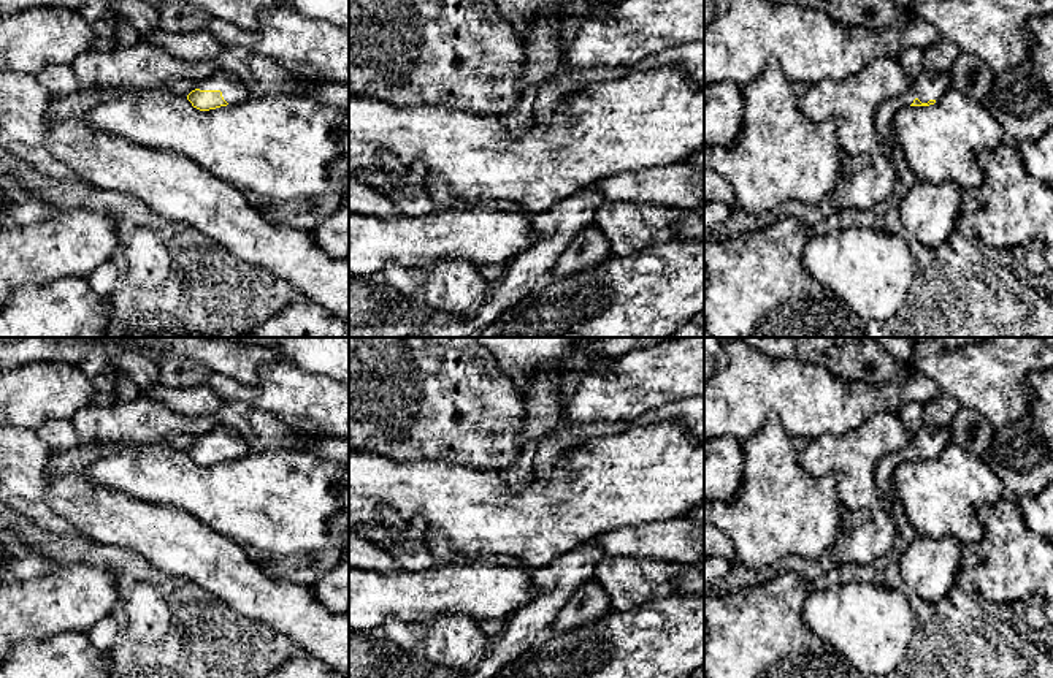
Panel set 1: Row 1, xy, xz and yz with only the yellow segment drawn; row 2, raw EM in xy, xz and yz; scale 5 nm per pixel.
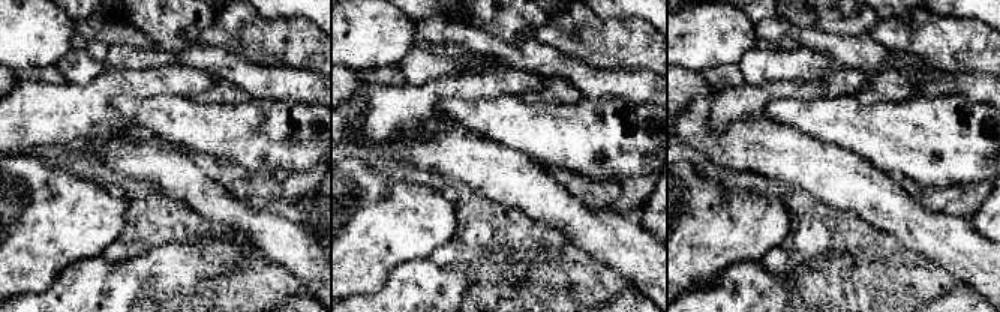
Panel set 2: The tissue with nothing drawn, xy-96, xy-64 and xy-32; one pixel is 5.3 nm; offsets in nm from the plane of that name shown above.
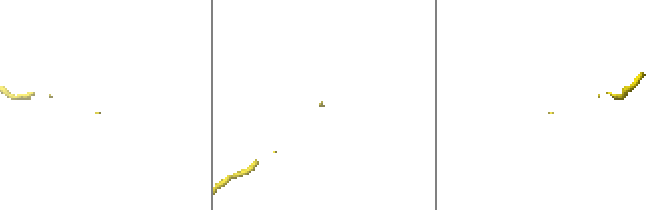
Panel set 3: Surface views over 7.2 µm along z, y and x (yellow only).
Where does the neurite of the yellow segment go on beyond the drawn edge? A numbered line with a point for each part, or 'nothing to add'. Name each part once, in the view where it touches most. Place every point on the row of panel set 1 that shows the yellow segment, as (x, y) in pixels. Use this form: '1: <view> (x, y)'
1: xy (233, 91)

